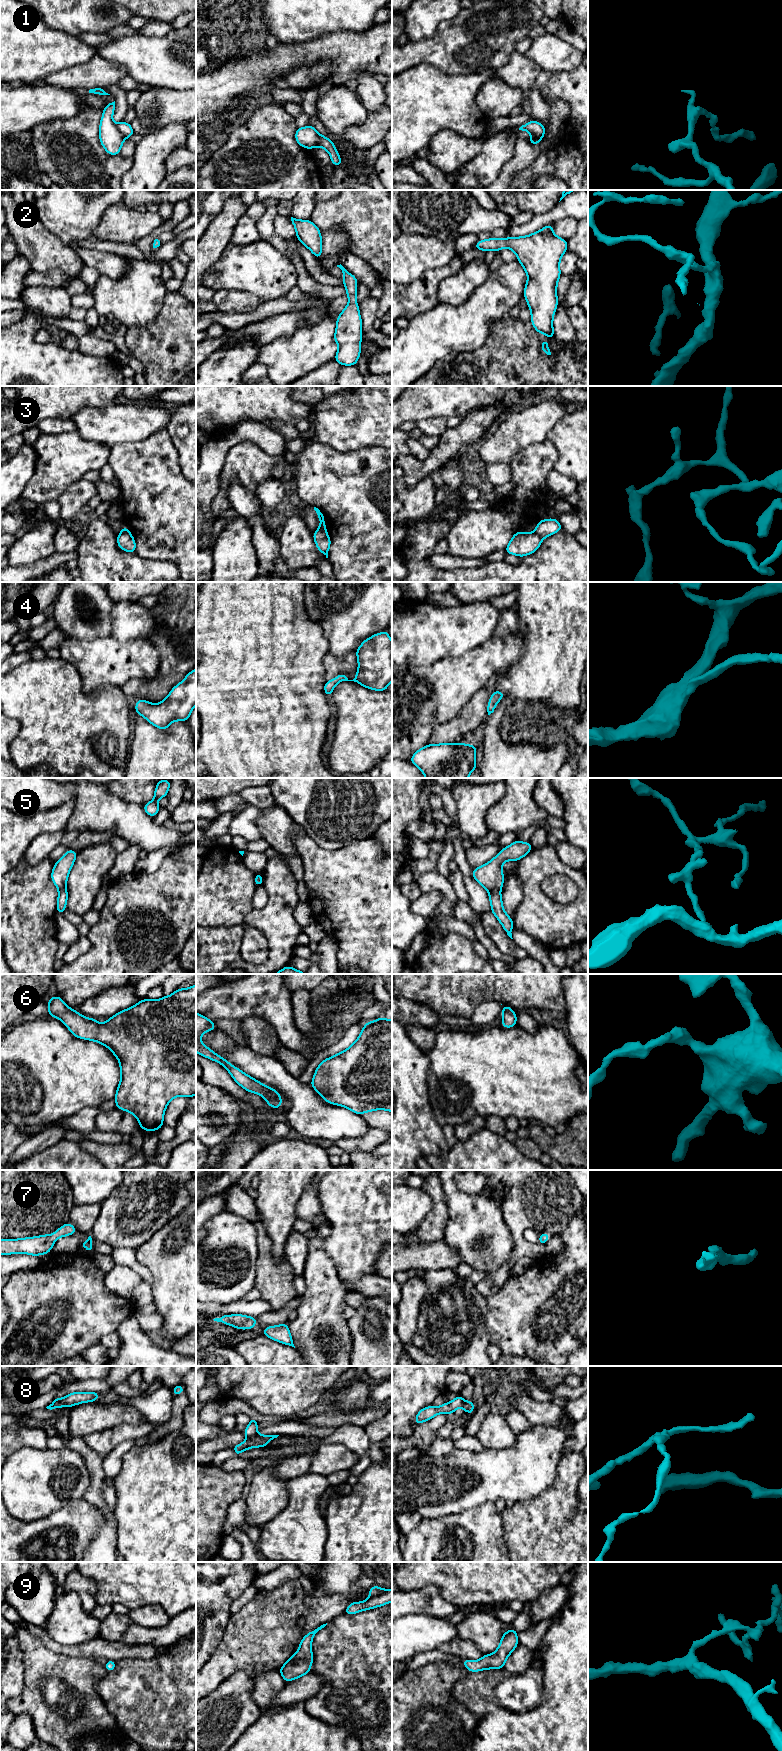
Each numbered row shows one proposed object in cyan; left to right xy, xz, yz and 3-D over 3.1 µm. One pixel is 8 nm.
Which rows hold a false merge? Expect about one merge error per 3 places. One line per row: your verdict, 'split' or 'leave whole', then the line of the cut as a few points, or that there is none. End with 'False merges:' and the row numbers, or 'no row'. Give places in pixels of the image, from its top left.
1: split | xy (116, 125), (124, 138)
2: leave whole | no cut
3: split | xz (318, 529), (325, 531)
4: leave whole | no cut
5: split | yz (499, 888), (488, 891)
6: leave whole | no cut
7: leave whole | no cut
8: split | xz (256, 1434), (247, 1437)
9: leave whole | no cut
False merges: 1, 3, 5, 8

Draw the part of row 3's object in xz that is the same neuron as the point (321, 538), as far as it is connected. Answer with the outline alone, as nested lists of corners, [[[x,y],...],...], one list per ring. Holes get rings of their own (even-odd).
[[[314,531],[313,539],[316,543],[317,549],[328,558],[329,548],[331,545],[331,540],[326,531]]]

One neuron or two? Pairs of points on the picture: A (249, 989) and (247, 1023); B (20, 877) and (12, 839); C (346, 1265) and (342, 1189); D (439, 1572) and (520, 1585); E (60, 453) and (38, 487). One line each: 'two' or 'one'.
A: two
B: two
C: one
D: one
E: one

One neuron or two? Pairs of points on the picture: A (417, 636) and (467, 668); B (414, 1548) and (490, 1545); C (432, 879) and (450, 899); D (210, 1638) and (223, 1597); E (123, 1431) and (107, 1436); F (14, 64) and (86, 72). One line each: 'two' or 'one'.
A: two
B: one
C: one
D: one
E: one
F: two

